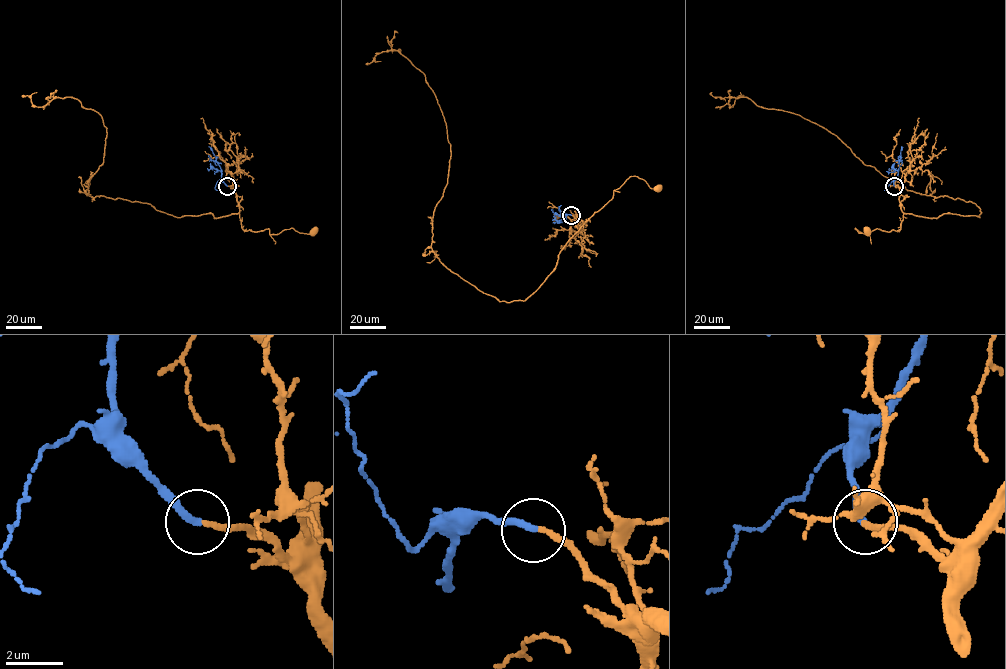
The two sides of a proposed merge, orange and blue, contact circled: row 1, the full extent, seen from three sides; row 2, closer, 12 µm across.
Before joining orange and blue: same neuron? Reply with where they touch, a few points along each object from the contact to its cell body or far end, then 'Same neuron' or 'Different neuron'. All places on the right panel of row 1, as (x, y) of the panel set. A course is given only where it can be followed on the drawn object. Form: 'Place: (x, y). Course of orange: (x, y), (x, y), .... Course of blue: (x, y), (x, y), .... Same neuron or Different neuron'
Place: (894, 186). Course of orange: (894, 185), (899, 189), (901, 227), (889, 231), (877, 229), (869, 234), (855, 228), (859, 233), (867, 231). Course of blue: (894, 185), (901, 146). Same neuron

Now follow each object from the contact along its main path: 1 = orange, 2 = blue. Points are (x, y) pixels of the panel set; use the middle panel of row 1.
1: (571, 215), (583, 224), (630, 176), (637, 176), (651, 188), (658, 188)
2: (571, 215), (552, 222)

